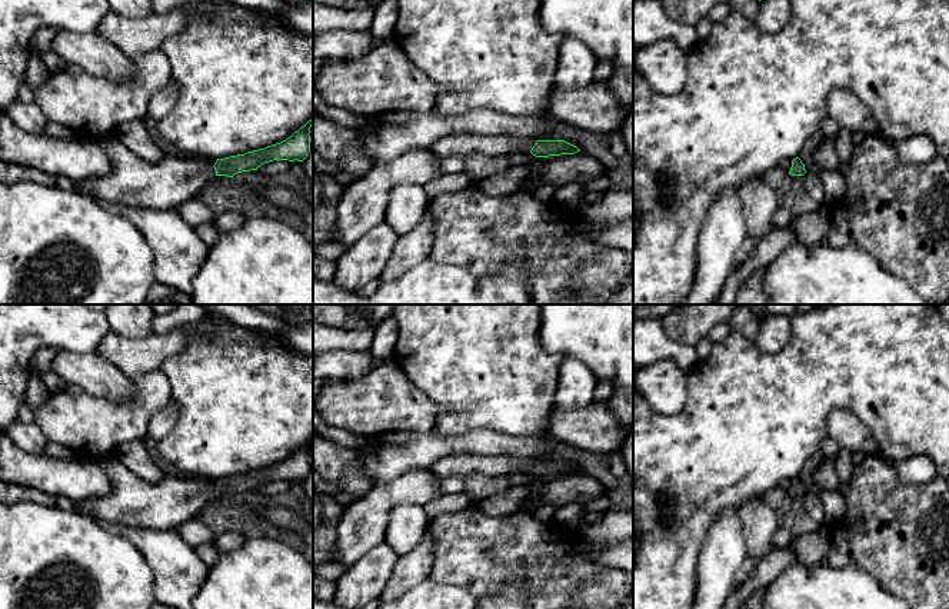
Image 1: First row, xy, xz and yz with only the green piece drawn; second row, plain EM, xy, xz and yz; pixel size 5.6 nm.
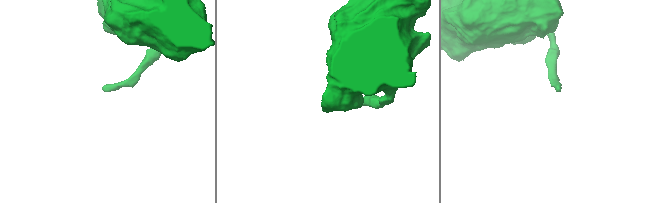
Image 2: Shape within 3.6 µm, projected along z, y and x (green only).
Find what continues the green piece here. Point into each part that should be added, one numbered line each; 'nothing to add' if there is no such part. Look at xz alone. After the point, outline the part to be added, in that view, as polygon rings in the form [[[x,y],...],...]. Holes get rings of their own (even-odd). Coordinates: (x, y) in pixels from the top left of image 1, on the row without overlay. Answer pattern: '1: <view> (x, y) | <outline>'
1: xz (455, 465) | [[[450,455],[443,456],[430,465],[430,470],[444,479],[447,476],[466,476],[469,473],[485,473],[487,476],[505,476],[527,473],[535,466],[535,460],[517,456],[477,456],[477,455]]]

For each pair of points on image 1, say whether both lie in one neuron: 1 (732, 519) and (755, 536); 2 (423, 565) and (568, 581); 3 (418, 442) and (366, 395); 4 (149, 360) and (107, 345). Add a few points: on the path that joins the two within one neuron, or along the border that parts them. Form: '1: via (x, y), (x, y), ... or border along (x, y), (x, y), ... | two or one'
1: border along (738, 511), (748, 555) | two
2: border along (429, 533), (433, 542), (430, 578) | two
3: border along (433, 428), (412, 432) | two
4: via (139, 356), (129, 356), (117, 350) | one

